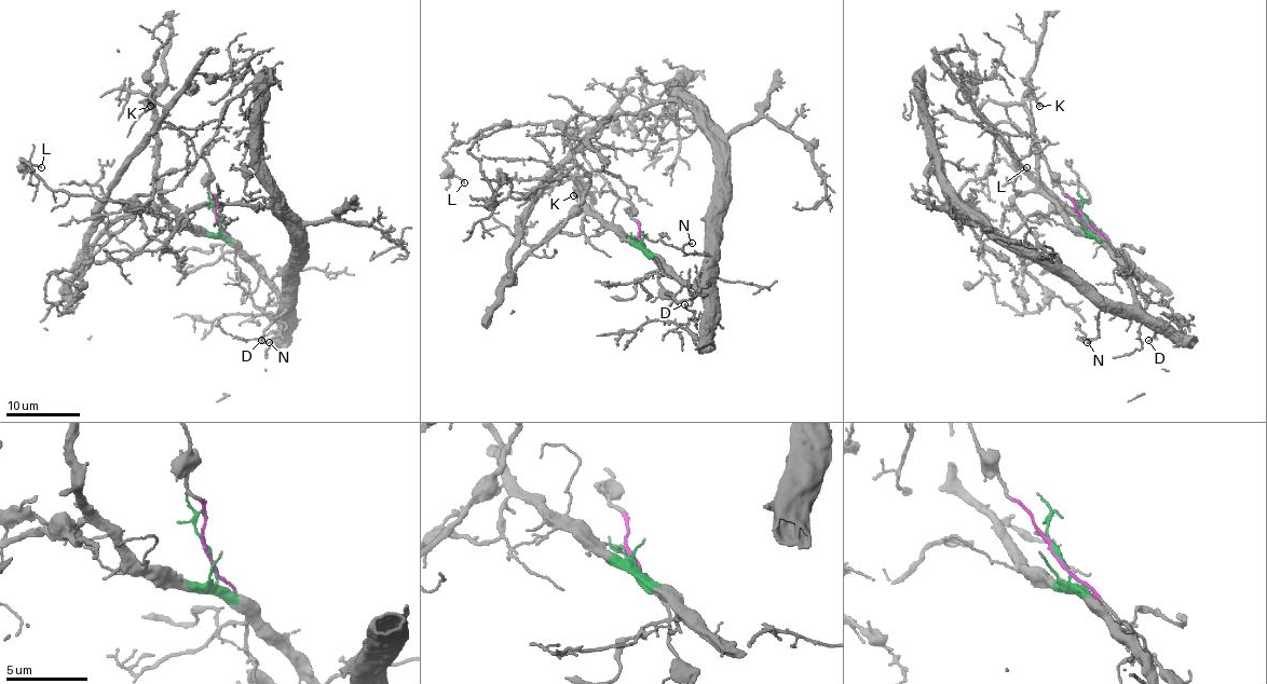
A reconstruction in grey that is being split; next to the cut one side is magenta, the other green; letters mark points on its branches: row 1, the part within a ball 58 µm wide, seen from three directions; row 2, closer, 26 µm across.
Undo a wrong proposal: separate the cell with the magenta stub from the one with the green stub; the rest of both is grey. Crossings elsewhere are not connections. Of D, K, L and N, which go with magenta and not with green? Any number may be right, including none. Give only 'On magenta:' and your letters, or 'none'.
On magenta: L

